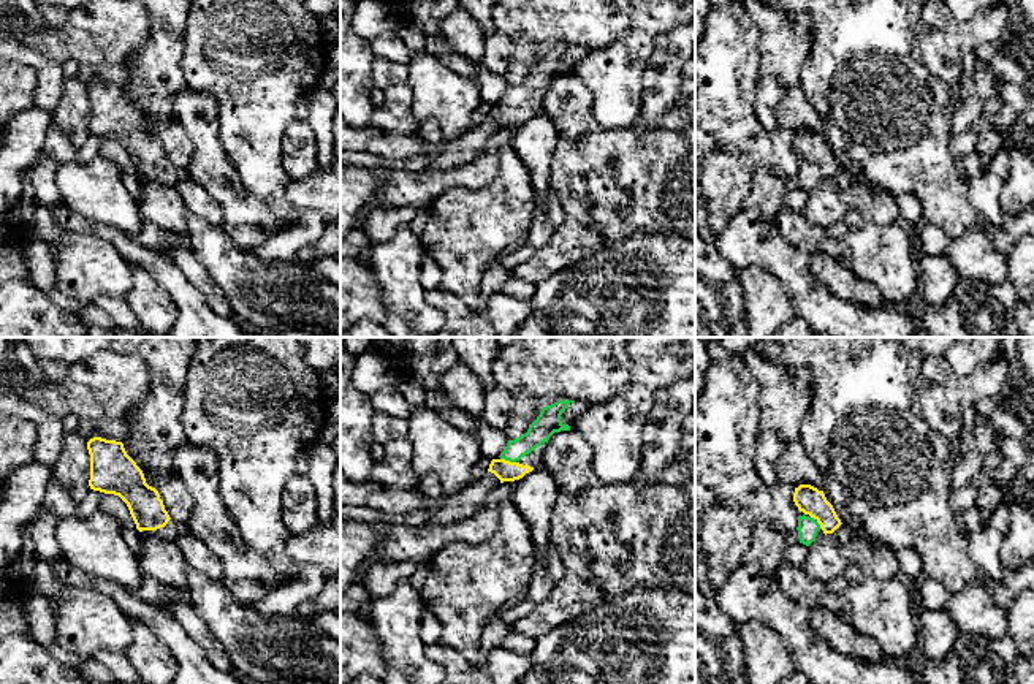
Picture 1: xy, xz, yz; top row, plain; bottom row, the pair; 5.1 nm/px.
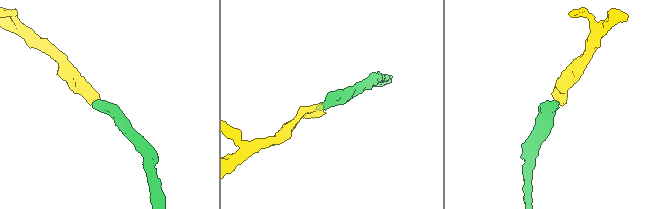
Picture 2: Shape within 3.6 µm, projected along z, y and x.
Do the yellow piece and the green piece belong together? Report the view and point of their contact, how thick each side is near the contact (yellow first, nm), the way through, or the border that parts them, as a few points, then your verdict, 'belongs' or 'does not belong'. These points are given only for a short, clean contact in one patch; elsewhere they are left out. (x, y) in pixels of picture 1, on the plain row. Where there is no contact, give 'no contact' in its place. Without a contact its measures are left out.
xz (509, 106) | 110/120 nm | across xz (505, 116), (509, 106), (540, 76) | belongs

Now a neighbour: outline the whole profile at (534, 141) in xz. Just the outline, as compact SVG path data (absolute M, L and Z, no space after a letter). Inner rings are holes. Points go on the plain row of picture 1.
M534 112L511 138L513 150L527 166L532 188L546 212L549 209L549 177L556 141L556 127L545 112Z

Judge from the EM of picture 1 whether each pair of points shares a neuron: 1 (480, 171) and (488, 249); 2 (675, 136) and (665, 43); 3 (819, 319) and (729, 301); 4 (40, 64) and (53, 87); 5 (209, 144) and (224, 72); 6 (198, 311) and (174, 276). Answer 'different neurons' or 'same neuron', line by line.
1: different neurons
2: different neurons
3: different neurons
4: same neuron
5: different neurons
6: same neuron

